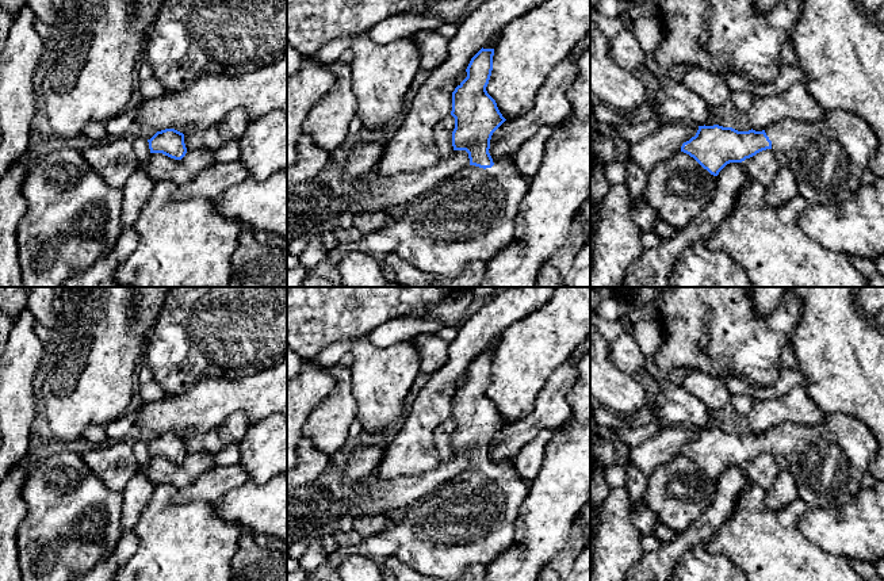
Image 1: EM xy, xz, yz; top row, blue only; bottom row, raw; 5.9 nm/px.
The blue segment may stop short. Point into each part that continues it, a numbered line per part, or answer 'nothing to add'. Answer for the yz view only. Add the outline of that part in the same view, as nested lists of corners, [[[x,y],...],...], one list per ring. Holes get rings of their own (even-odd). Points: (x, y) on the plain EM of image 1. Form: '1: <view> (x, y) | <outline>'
1: yz (827, 461) | [[[824,413],[824,420],[816,425],[781,423],[765,436],[780,470],[788,470],[793,475],[799,498],[808,505],[837,507],[853,500],[861,489],[862,477],[869,473],[872,459],[879,454],[879,444],[869,428],[858,418],[845,414]]]

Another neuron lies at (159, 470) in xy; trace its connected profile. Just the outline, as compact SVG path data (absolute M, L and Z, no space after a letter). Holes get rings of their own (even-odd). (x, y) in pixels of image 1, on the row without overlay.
M207 452L187 454L181 463L162 456L150 456L146 465L139 465L137 474L146 477L156 486L173 485L176 489L181 489L214 466L214 454Z

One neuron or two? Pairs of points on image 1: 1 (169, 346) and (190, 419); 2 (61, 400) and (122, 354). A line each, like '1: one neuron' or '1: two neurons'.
1: two neurons
2: one neuron

